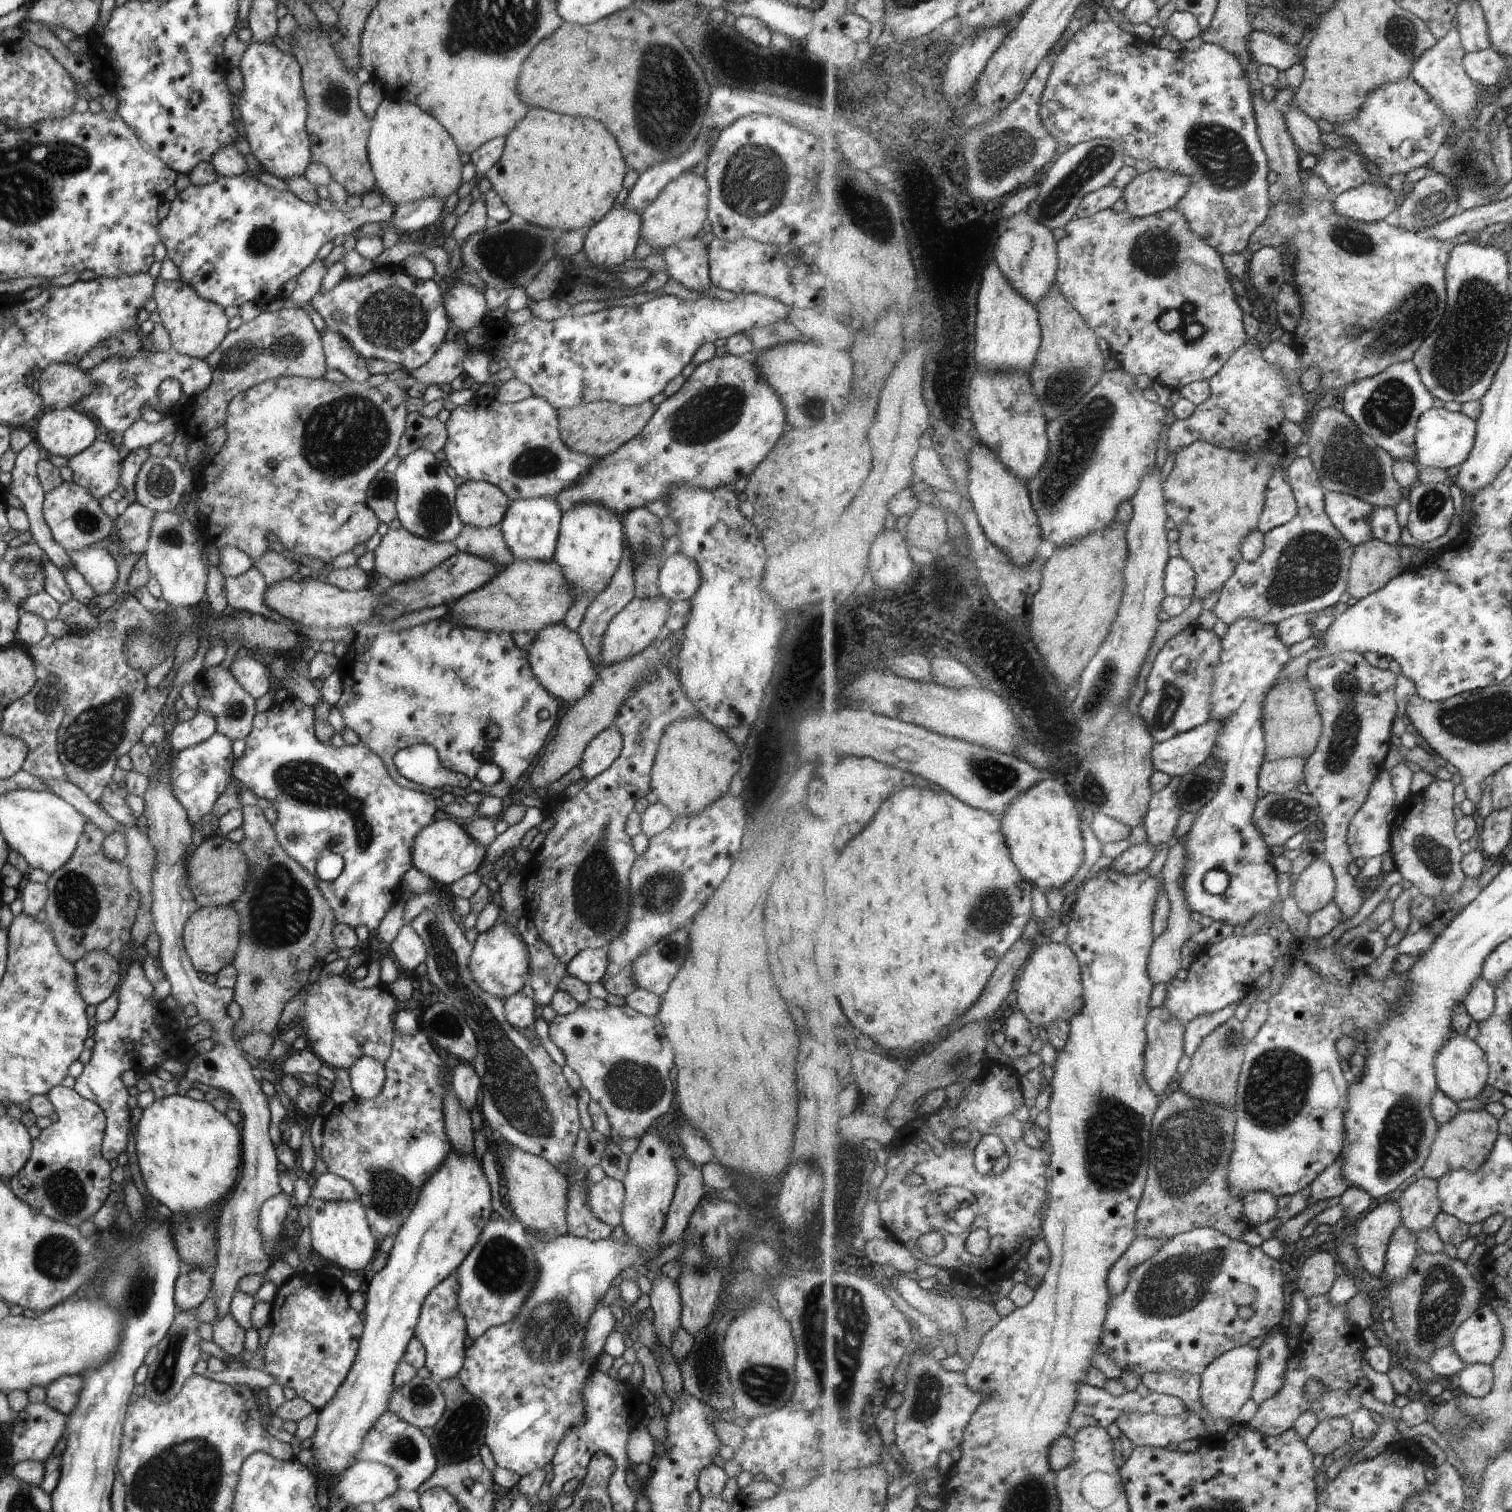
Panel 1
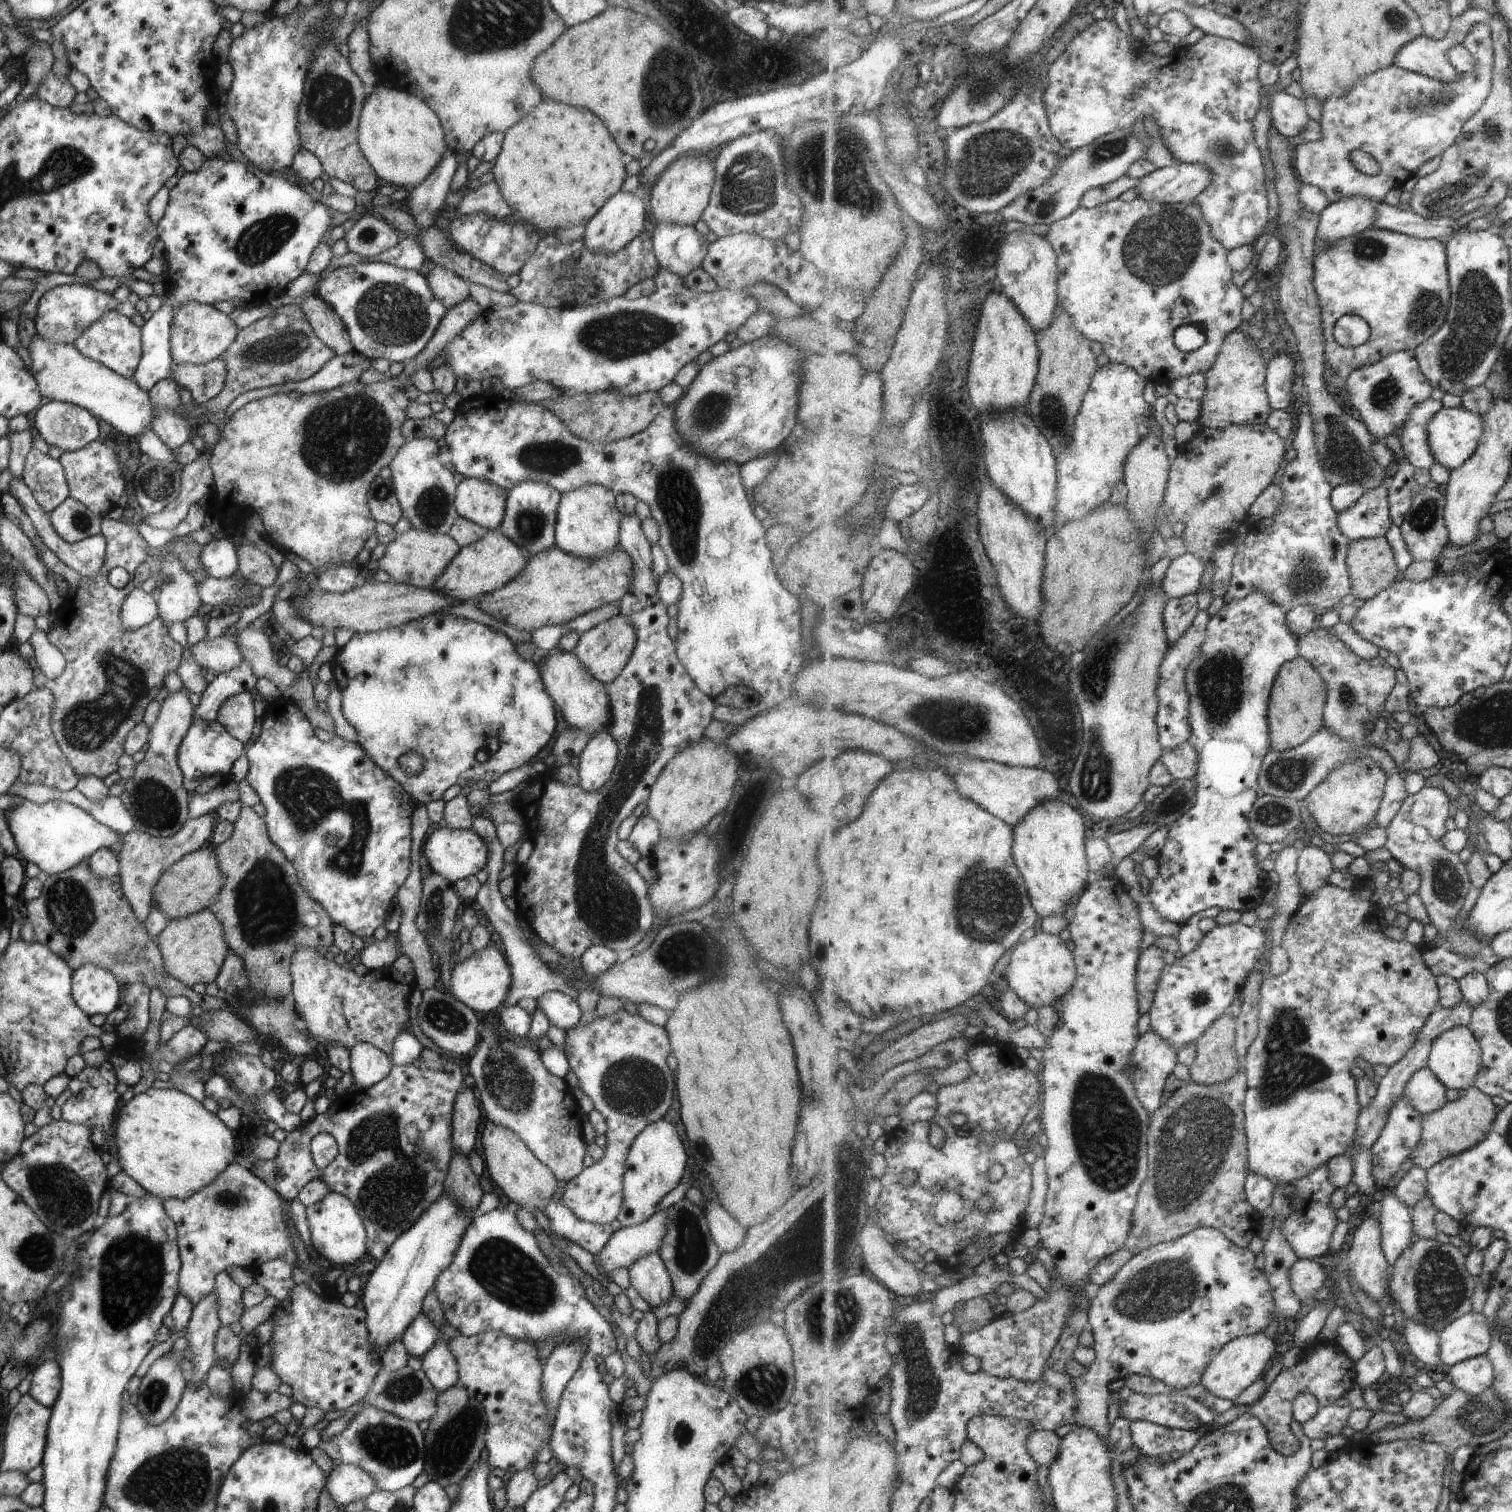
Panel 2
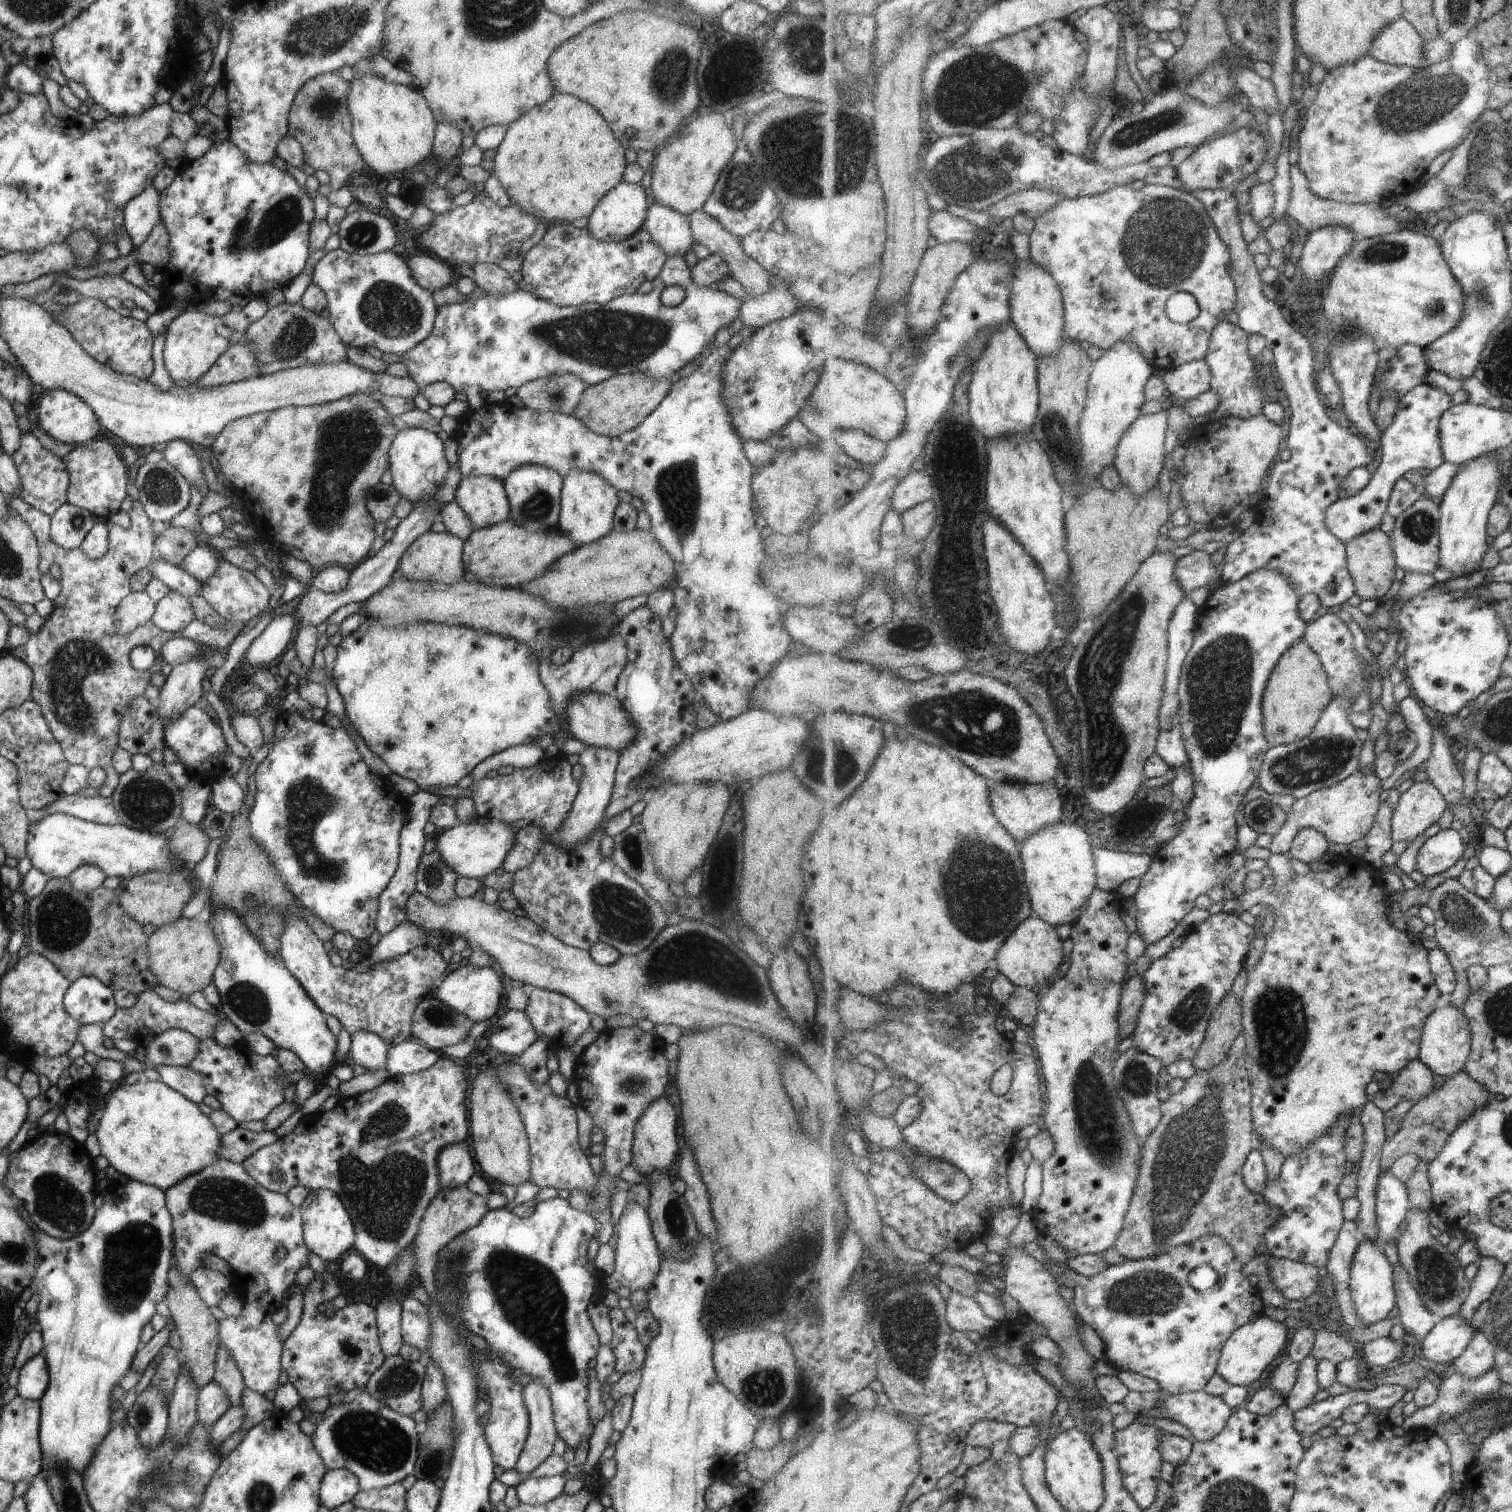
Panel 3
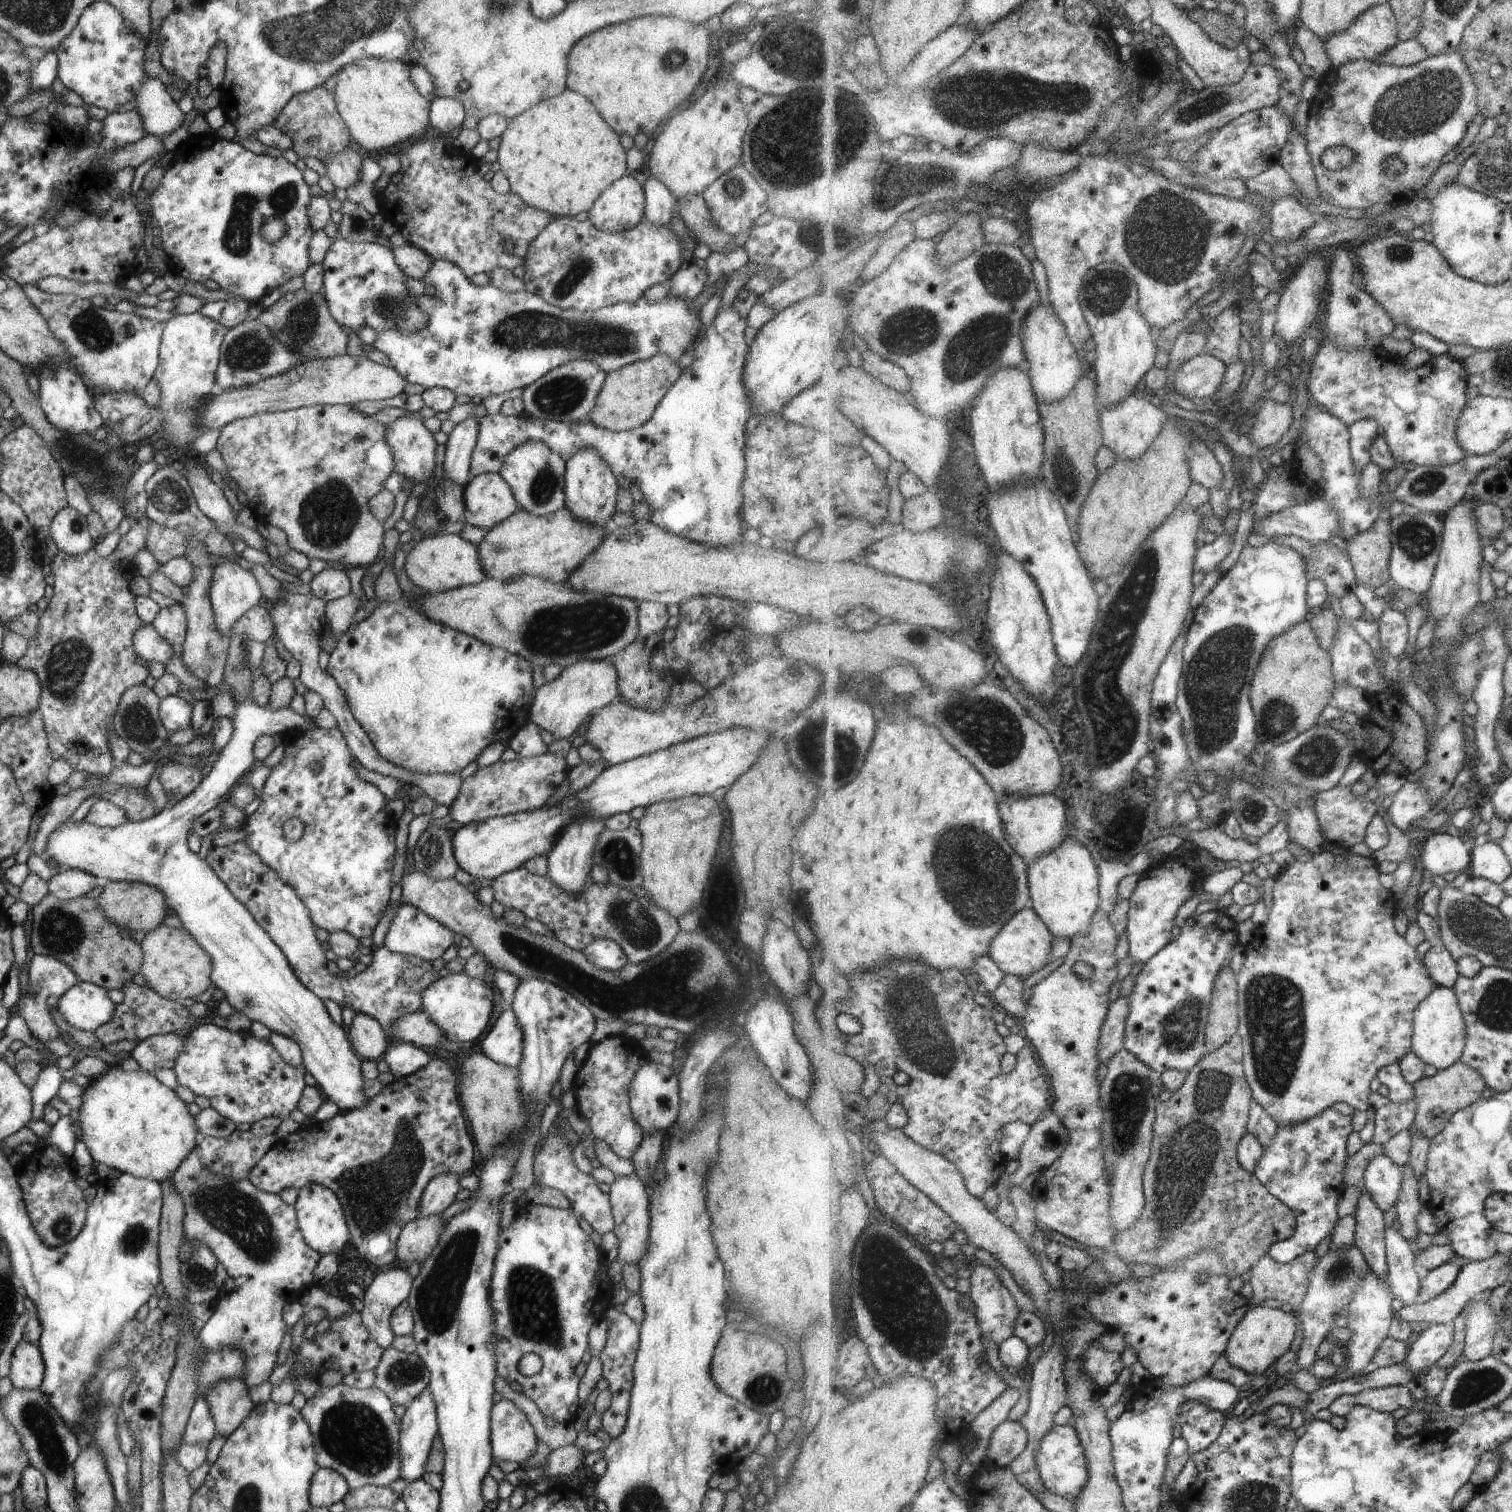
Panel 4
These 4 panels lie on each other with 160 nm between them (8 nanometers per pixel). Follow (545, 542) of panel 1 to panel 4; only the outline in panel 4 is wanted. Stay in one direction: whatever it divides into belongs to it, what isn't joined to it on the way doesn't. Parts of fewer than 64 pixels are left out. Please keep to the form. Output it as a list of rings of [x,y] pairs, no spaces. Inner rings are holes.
[[[528,440],[503,459],[498,475],[509,485],[518,508],[533,516],[551,514],[564,506],[564,460],[542,442]]]

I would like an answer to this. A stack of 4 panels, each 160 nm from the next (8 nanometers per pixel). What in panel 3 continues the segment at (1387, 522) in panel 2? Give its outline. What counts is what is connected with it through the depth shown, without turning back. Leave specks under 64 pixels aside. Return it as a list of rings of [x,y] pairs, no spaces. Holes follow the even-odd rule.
[[[1426,382],[1414,388],[1399,401],[1393,426],[1382,434],[1381,461],[1371,482],[1355,496],[1338,499],[1327,509],[1327,526],[1337,538],[1347,543],[1381,528],[1383,516],[1388,512],[1388,504],[1394,492],[1394,484],[1409,471],[1434,471],[1446,462],[1438,426],[1442,416],[1452,406],[1451,395],[1433,388]]]

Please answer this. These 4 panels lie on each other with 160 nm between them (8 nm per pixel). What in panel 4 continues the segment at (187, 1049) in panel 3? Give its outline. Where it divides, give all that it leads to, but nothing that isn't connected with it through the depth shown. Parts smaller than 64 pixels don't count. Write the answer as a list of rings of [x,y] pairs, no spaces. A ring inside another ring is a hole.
[[[176,1033],[153,1035],[138,1042],[130,1051],[141,1070],[148,1073],[155,1069],[171,1069],[175,1057],[181,1052],[186,1036]]]

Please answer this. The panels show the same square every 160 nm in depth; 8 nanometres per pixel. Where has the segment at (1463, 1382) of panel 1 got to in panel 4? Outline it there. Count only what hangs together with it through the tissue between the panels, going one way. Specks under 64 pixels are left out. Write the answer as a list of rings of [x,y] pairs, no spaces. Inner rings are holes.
[[[1475,1300],[1467,1309],[1466,1341],[1464,1355],[1469,1361],[1487,1358],[1494,1349],[1497,1330],[1496,1316],[1486,1302]]]

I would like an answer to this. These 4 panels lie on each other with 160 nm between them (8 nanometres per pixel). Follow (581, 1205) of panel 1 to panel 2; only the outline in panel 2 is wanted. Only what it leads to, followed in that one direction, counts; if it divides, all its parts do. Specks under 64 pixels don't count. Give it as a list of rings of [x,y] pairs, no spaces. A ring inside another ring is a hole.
[[[556,1193],[543,1206],[543,1216],[549,1220],[550,1233],[558,1238],[576,1244],[595,1256],[611,1237],[610,1224],[581,1221],[568,1210]]]

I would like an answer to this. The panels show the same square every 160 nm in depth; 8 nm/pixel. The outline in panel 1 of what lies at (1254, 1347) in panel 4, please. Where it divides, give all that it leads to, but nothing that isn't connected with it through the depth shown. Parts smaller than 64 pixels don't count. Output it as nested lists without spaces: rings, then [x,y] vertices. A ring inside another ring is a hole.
[[[1246,1345],[1226,1352],[1214,1360],[1202,1374],[1200,1393],[1206,1411],[1218,1419],[1230,1419],[1239,1414],[1241,1408],[1252,1399],[1259,1362],[1258,1350]]]

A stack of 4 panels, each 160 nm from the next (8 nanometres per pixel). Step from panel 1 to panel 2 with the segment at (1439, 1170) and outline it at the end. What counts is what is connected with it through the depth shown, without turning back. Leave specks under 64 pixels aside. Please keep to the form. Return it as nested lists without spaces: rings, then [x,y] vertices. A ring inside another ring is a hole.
[[[1469,1086],[1467,1090],[1460,1092],[1457,1100],[1447,1102],[1441,1110],[1422,1115],[1422,1142],[1413,1150],[1411,1160],[1413,1165],[1430,1170],[1437,1162],[1447,1160],[1449,1156],[1463,1154],[1465,1150],[1471,1150],[1475,1144],[1483,1142],[1491,1131],[1491,1126],[1498,1117],[1495,1110],[1495,1102],[1490,1095],[1485,1094],[1475,1086]]]

